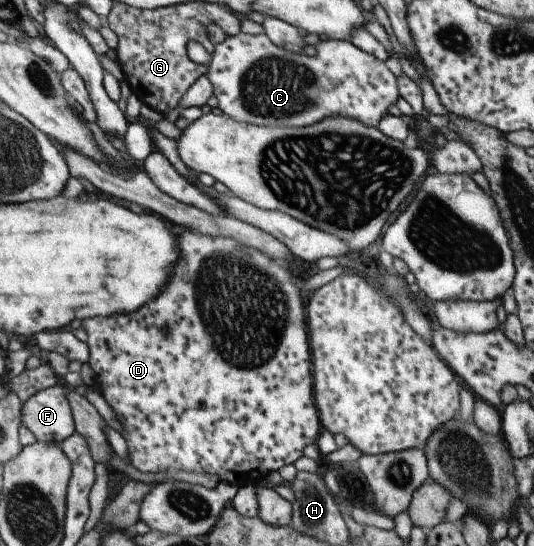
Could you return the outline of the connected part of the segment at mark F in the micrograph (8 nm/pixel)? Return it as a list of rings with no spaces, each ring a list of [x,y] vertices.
[[[60,381],[51,387],[38,391],[26,402],[21,402],[19,419],[21,424],[35,436],[36,441],[59,445],[74,432],[74,421],[66,398],[66,391],[67,386]]]

